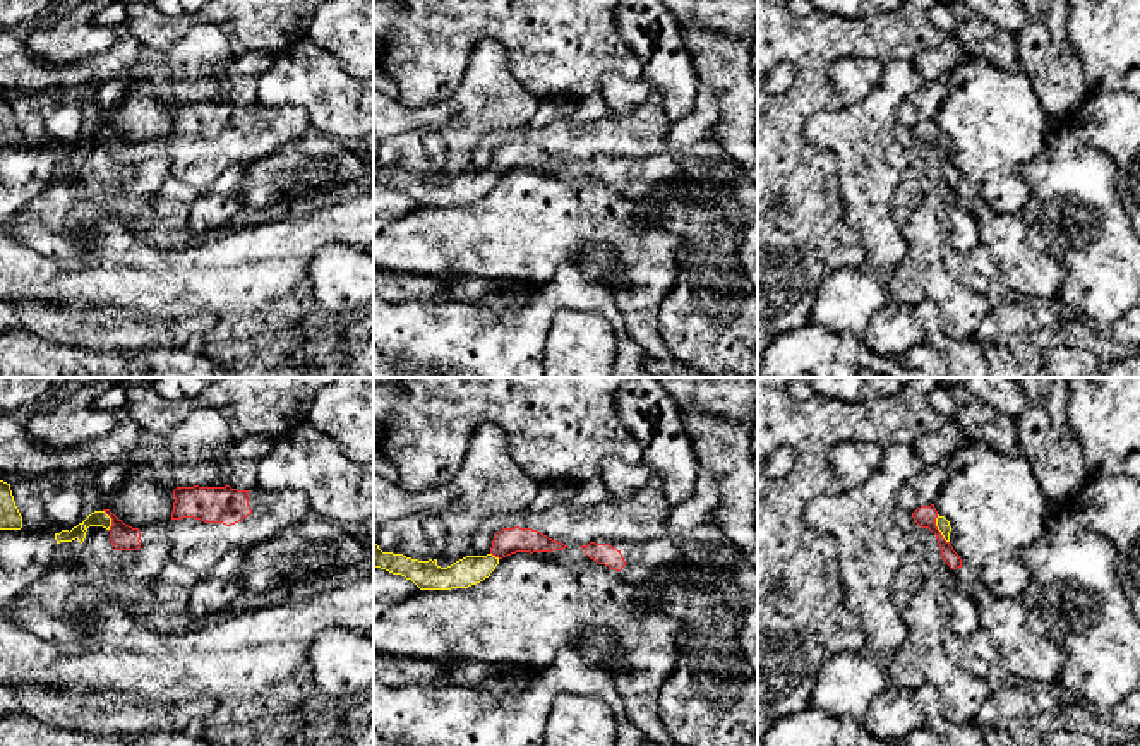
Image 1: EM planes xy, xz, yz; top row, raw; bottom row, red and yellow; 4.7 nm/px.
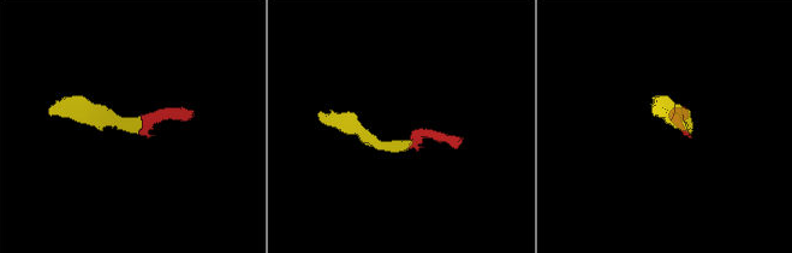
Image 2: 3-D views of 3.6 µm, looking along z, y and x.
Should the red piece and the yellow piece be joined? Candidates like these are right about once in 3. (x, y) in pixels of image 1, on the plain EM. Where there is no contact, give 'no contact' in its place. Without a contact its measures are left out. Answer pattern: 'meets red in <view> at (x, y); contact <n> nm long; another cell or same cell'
meets red in yz at (936, 144); contact 150 nm long; same cell

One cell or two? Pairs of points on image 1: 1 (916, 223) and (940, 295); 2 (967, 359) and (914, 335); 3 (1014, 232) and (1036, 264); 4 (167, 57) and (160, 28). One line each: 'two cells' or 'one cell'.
1: one cell
2: two cells
3: one cell
4: two cells

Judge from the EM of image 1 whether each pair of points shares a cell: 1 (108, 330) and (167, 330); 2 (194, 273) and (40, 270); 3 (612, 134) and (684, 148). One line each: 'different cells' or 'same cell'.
1: same cell
2: same cell
3: different cells

